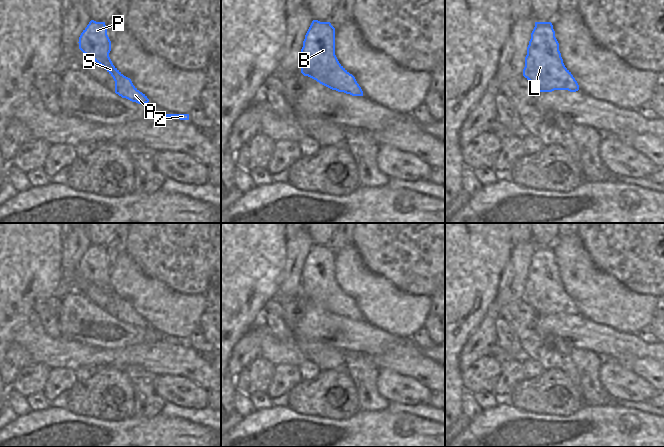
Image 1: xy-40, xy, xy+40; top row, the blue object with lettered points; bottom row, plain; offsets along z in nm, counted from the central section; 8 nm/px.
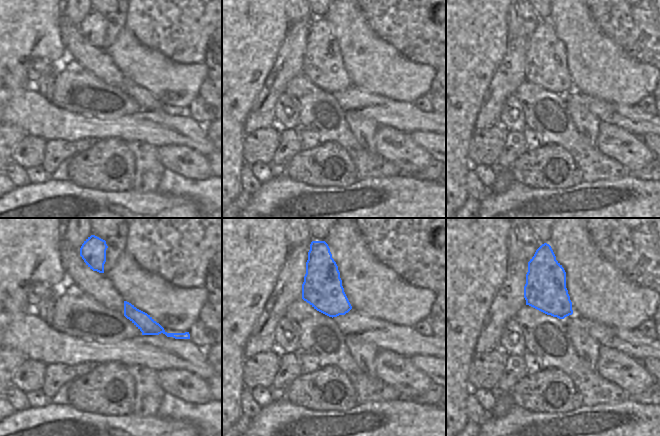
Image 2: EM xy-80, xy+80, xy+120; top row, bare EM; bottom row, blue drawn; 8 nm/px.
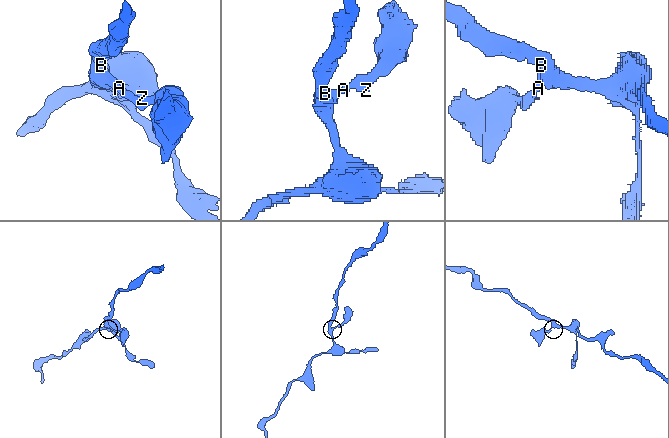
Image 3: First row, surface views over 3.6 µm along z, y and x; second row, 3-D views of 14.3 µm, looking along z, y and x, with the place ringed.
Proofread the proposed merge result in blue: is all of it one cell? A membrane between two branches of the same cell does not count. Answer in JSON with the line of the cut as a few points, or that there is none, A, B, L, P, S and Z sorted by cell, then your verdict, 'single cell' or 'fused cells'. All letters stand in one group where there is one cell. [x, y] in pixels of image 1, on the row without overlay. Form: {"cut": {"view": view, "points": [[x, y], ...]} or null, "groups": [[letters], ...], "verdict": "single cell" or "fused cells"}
{"cut": null, "groups": [["A", "B", "L", "P", "S", "Z"]], "verdict": "single cell"}

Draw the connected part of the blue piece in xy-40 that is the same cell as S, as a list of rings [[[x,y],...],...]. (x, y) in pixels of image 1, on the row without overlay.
[[[91,244],[79,261],[79,273],[100,288],[114,303],[115,317],[138,328],[146,328],[149,323],[140,316],[131,303],[124,300],[112,287],[109,277],[111,265],[107,259],[105,246]]]

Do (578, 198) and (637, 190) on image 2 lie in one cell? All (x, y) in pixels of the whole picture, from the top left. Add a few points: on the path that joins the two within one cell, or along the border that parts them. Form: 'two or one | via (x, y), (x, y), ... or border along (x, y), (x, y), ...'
one | via (593, 202), (624, 204)

